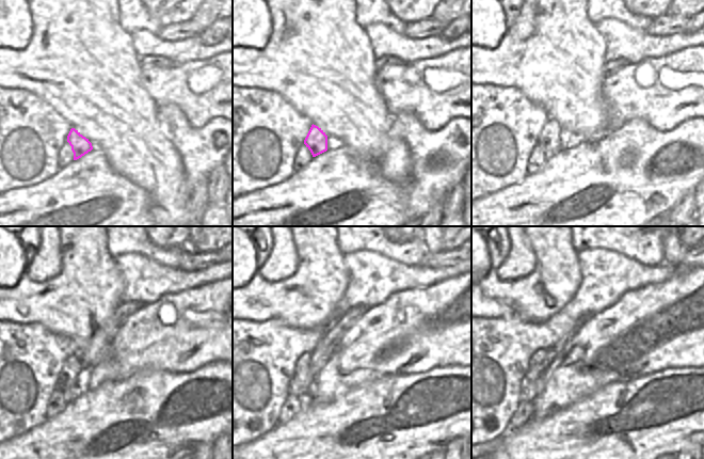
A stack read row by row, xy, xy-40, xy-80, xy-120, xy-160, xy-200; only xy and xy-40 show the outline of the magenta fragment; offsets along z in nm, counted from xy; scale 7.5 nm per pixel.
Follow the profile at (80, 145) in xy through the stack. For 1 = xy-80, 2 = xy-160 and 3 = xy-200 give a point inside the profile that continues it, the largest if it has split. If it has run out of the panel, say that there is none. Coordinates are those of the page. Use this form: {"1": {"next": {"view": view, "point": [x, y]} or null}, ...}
{"1": {"next": {"view": "xy-80", "point": [550, 138]}}, "2": {"next": {"view": "xy-160", "point": [305, 366]}}, "3": {"next": {"view": "xy-200", "point": [540, 361]}}}

